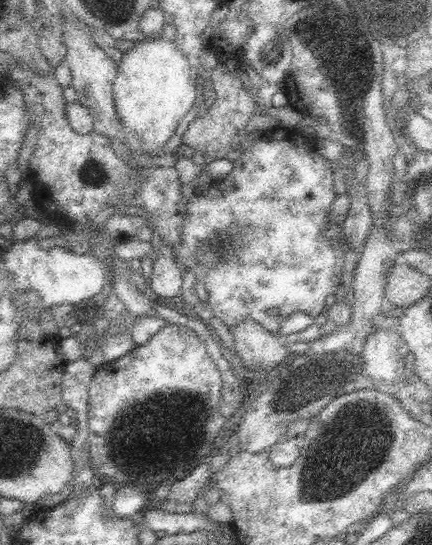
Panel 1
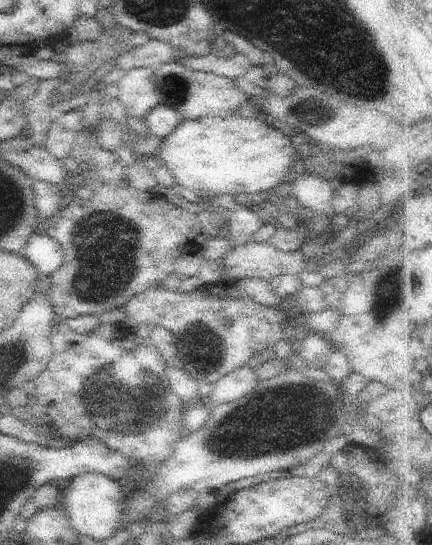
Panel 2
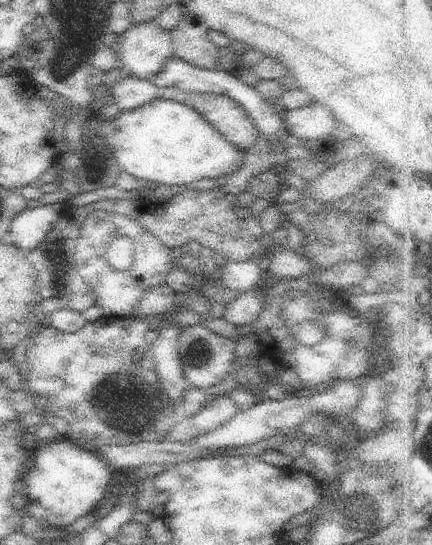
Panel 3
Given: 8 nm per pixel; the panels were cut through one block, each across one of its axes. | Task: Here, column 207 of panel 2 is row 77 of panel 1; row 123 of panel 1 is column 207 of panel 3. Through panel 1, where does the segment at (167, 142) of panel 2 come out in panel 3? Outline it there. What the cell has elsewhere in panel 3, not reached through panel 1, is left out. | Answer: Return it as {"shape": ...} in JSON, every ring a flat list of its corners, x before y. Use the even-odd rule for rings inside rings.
{"shape":[[131,74,122,76,111,89,111,102,116,115,110,121,101,124,100,138,110,146,112,156,120,170,130,173,143,185,147,183,166,184,170,187,188,186,202,178,217,180,224,174,234,174,242,168,245,162,244,152,238,150,232,142,226,140,202,114,196,112,191,106,174,100,156,96,156,86,152,82,136,78]]}

